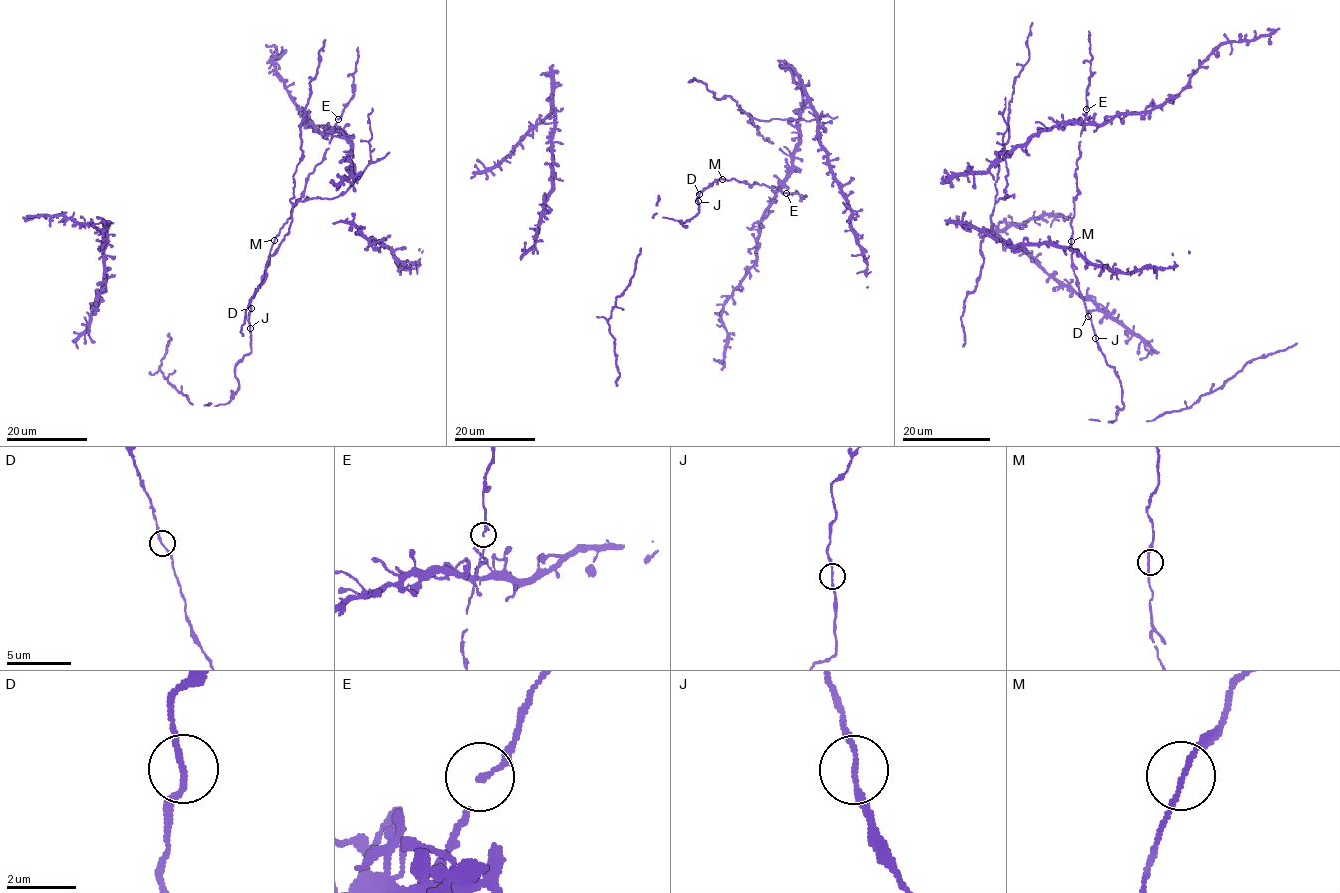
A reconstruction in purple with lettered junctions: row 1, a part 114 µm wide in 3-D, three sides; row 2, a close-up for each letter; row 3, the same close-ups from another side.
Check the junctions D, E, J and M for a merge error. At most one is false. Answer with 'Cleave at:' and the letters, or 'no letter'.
Cleave at: no letter

